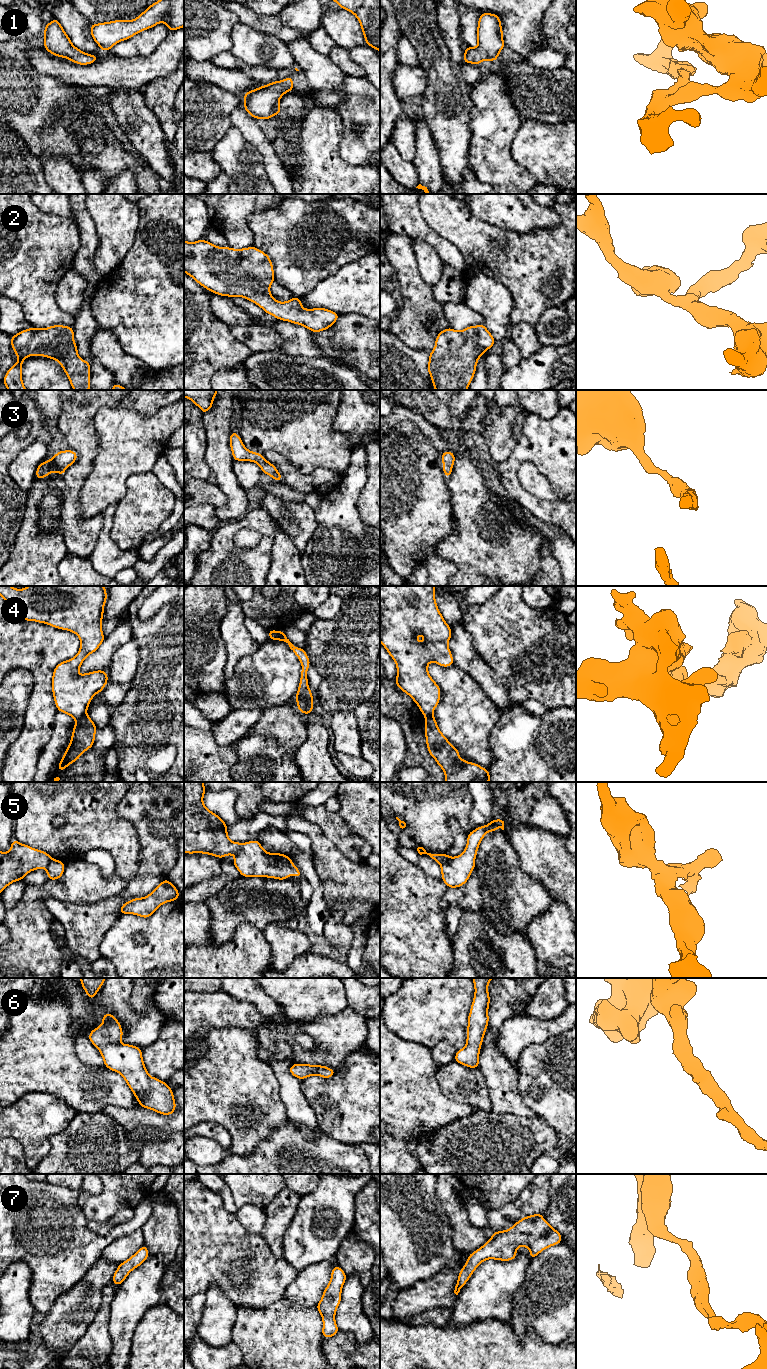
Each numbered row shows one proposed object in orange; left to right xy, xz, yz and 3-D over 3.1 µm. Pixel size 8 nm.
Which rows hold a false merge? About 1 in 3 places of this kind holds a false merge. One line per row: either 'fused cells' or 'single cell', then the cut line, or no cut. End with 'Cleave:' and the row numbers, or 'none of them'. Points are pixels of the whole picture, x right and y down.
1: single cell; no cut
2: single cell; no cut
3: single cell; no cut
4: fused cells; cut in xy along (86, 714), (76, 720)
5: fused cells; cut in xz along (243, 844), (235, 854)
6: single cell; no cut
7: single cell; no cut
Cleave: 4, 5

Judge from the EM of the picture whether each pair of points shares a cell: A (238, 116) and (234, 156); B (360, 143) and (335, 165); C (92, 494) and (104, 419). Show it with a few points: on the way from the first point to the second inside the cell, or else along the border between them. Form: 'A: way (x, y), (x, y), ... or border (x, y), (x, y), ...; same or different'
A: border (232, 125), (248, 141), (254, 144); different
B: border (342, 134), (339, 155), (351, 164), (364, 165); different
C: way (108, 475), (108, 438); same

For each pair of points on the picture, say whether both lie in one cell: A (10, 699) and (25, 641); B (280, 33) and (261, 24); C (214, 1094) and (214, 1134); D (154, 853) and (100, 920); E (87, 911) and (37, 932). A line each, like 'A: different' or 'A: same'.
A: different
B: same
C: different
D: same
E: different

